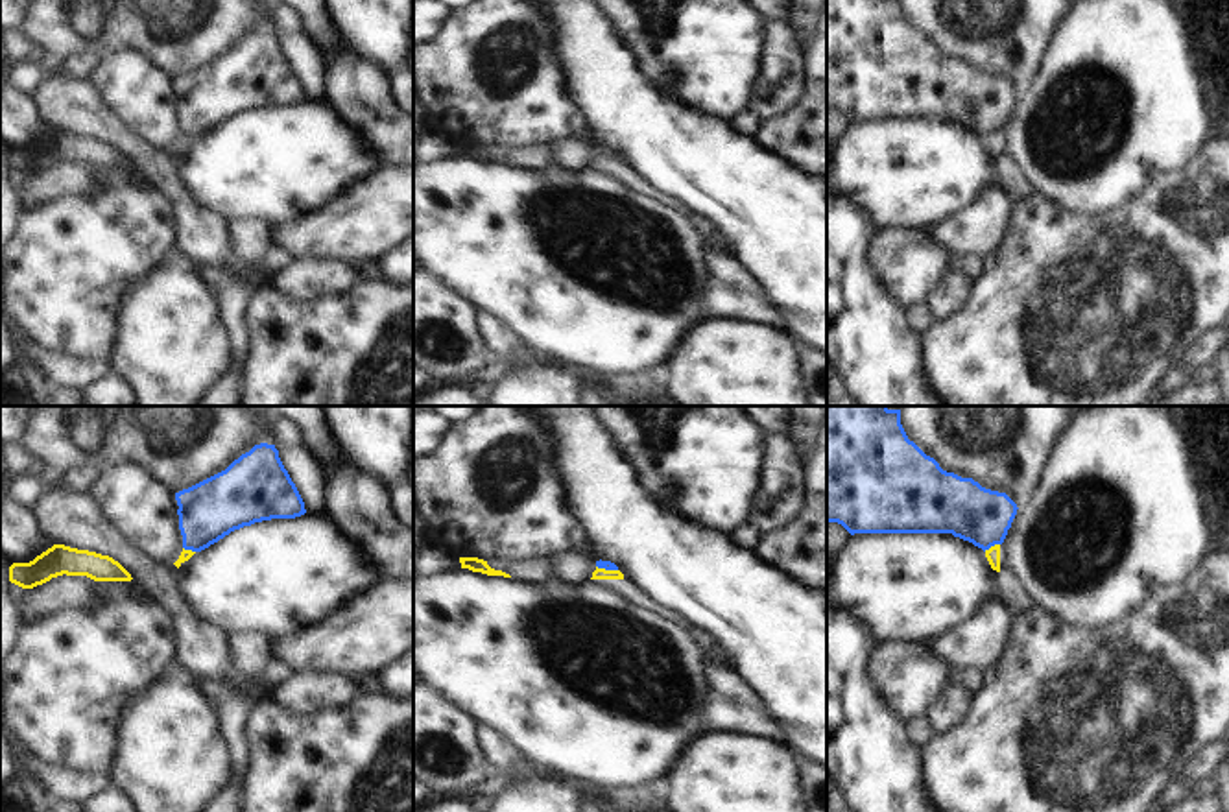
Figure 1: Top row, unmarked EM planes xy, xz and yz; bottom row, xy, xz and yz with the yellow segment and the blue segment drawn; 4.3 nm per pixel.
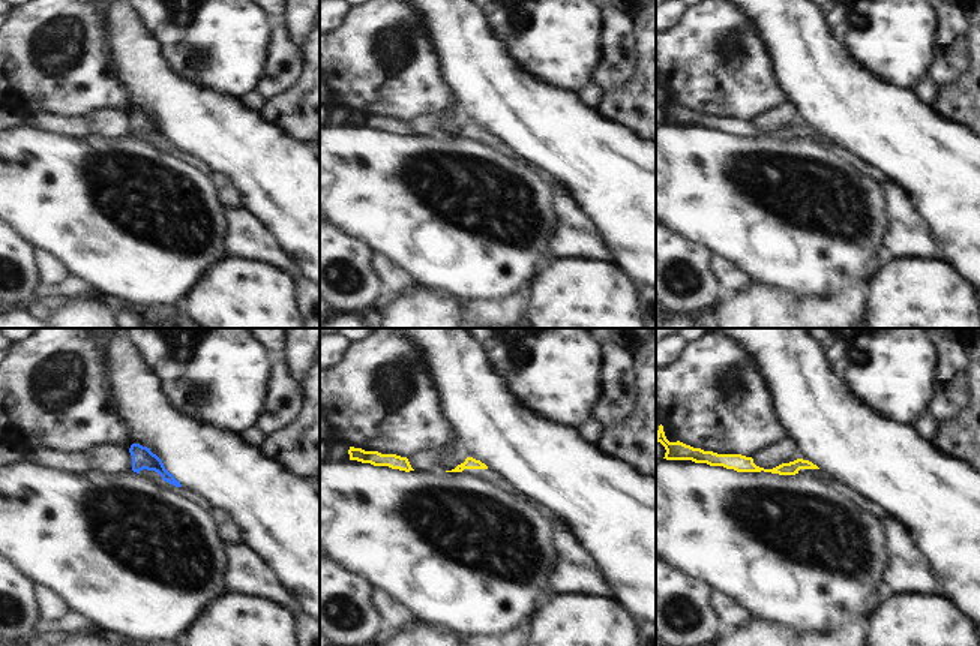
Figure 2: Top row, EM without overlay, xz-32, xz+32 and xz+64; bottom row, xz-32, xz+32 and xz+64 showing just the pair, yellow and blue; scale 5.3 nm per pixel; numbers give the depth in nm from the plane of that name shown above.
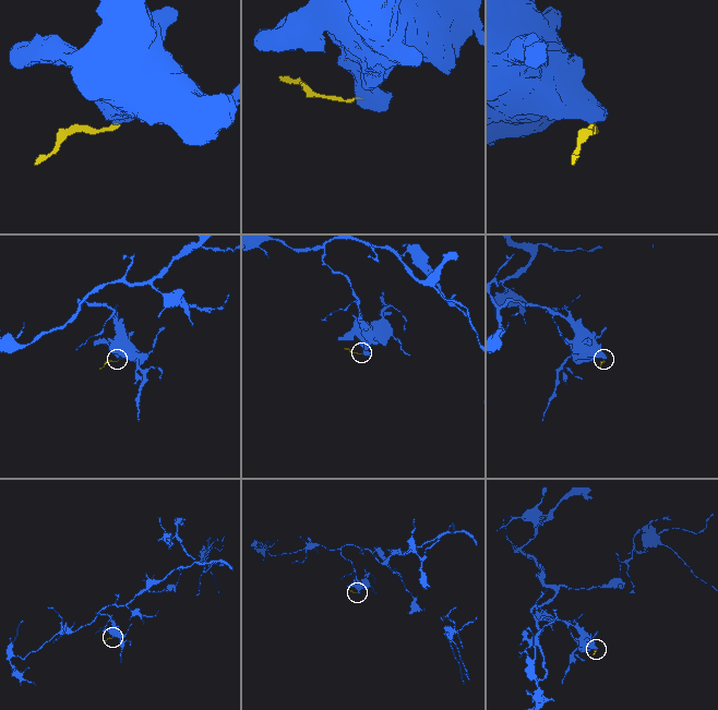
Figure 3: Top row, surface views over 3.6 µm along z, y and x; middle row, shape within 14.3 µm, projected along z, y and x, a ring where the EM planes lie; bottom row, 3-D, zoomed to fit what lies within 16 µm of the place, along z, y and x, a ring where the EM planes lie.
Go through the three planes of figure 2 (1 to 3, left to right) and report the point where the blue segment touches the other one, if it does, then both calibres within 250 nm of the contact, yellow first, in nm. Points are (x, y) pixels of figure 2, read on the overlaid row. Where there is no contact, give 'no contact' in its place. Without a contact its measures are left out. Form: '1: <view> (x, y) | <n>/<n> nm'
1: no contact
2: no contact
3: no contact

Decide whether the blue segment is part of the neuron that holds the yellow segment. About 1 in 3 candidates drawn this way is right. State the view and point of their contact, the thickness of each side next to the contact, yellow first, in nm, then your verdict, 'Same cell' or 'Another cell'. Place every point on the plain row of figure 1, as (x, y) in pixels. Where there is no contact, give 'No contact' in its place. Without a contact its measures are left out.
Touches yellow at yz (991, 133). Thickness 60 nm (yellow) against 260 nm. Another cell

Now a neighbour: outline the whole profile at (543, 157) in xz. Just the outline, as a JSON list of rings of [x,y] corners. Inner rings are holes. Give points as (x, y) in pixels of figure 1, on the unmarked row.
[[[543,144],[539,148],[500,148],[491,146],[487,151],[495,157],[502,157],[509,161],[513,166],[524,168],[524,170],[548,170],[555,162],[554,148],[548,144]]]

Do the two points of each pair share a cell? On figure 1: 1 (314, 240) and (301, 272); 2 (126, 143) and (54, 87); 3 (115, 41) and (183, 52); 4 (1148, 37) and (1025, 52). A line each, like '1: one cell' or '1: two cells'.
1: two cells
2: one cell
3: one cell
4: two cells

